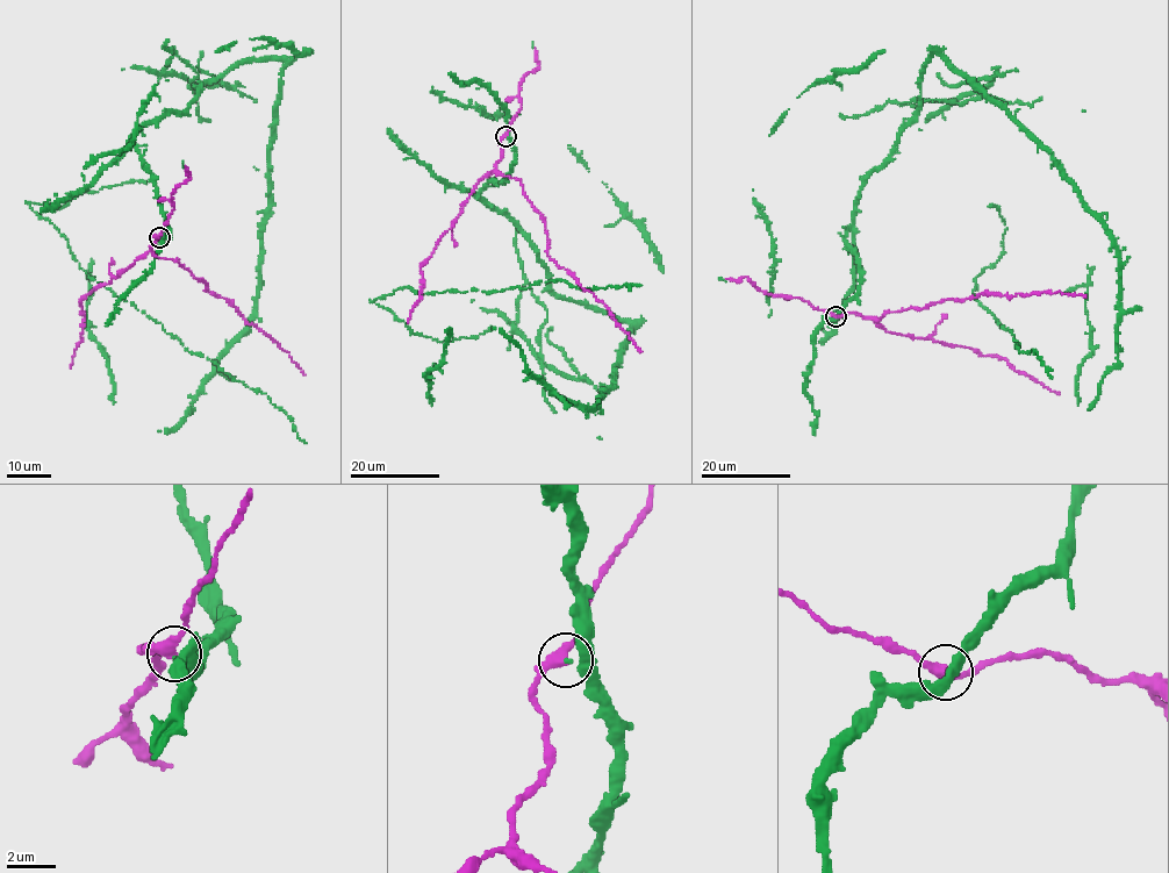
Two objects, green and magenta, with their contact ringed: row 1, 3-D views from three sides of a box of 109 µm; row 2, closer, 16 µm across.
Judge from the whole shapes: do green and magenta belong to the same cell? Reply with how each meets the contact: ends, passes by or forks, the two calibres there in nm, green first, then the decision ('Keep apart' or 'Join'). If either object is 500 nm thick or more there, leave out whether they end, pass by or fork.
At the ring green ends. At the ring magenta passes by. Thickness 260 nm (green) against 380 nm. Join

